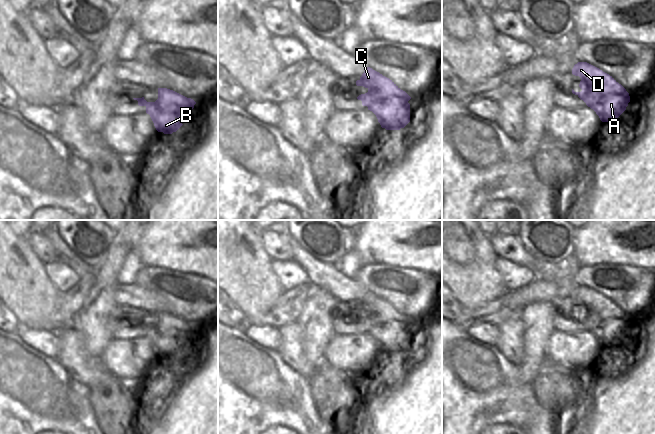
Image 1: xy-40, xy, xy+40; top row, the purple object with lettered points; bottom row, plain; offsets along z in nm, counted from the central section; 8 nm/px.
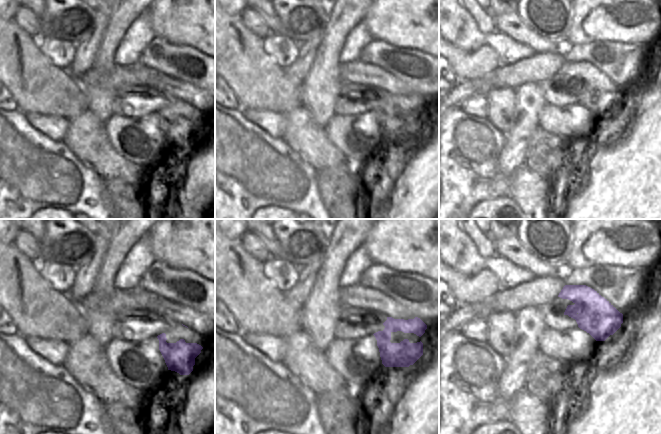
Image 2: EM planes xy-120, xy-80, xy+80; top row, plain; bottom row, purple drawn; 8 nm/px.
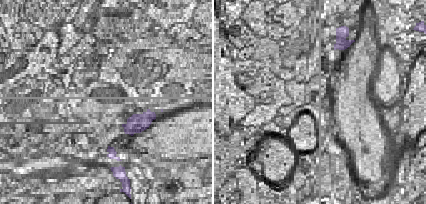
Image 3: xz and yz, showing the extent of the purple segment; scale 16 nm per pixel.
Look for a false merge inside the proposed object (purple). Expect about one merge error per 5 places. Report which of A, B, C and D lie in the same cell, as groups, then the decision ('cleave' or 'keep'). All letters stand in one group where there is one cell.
A B C D | keep

